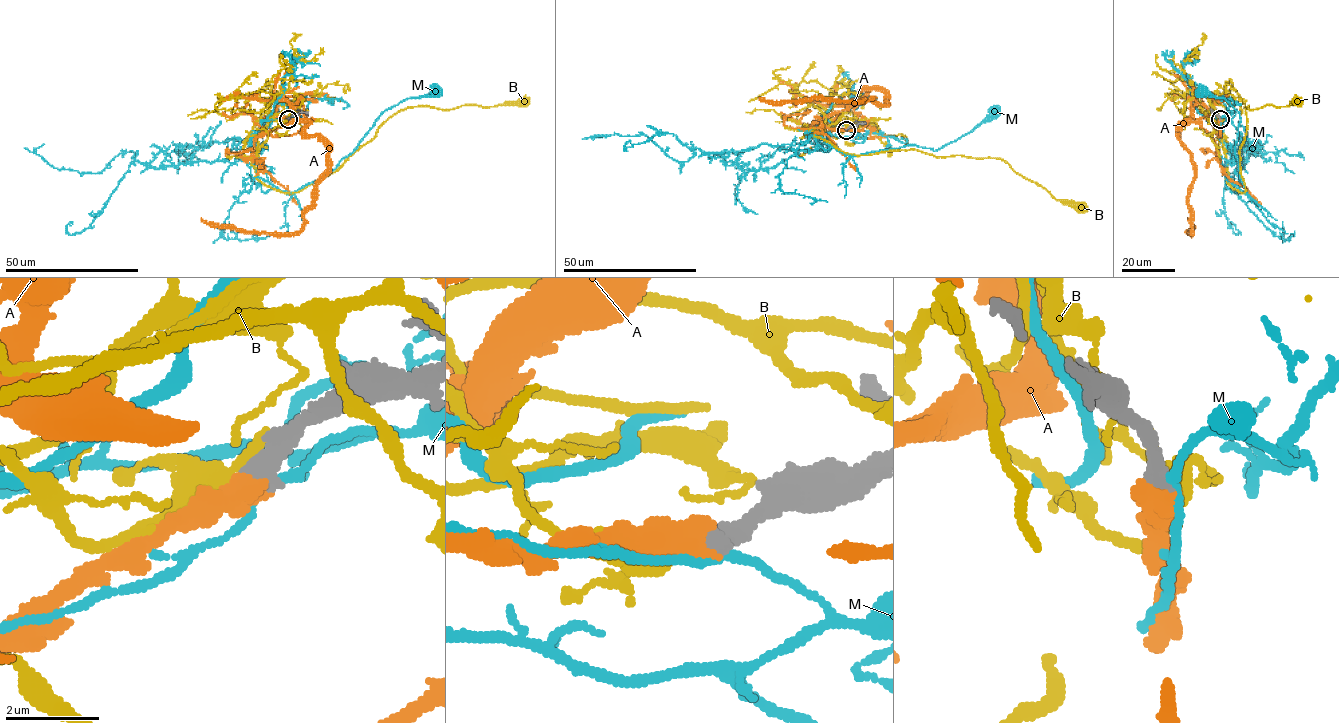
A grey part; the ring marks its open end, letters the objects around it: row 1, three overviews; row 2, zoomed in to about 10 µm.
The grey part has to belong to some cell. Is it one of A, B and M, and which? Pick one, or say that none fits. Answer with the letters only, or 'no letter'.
A

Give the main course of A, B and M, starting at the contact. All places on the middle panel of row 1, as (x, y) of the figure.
A: (846, 130), (815, 124), (829, 126), (861, 100), (862, 87), (884, 93), (884, 104), (758, 97)
B: (846, 130), (827, 119), (811, 137), (860, 155), (917, 149), (936, 156), (1002, 159), (1080, 209)
M: (847, 130), (853, 134), (846, 137), (809, 134), (852, 155), (910, 144), (939, 150), (969, 133), (994, 110)

